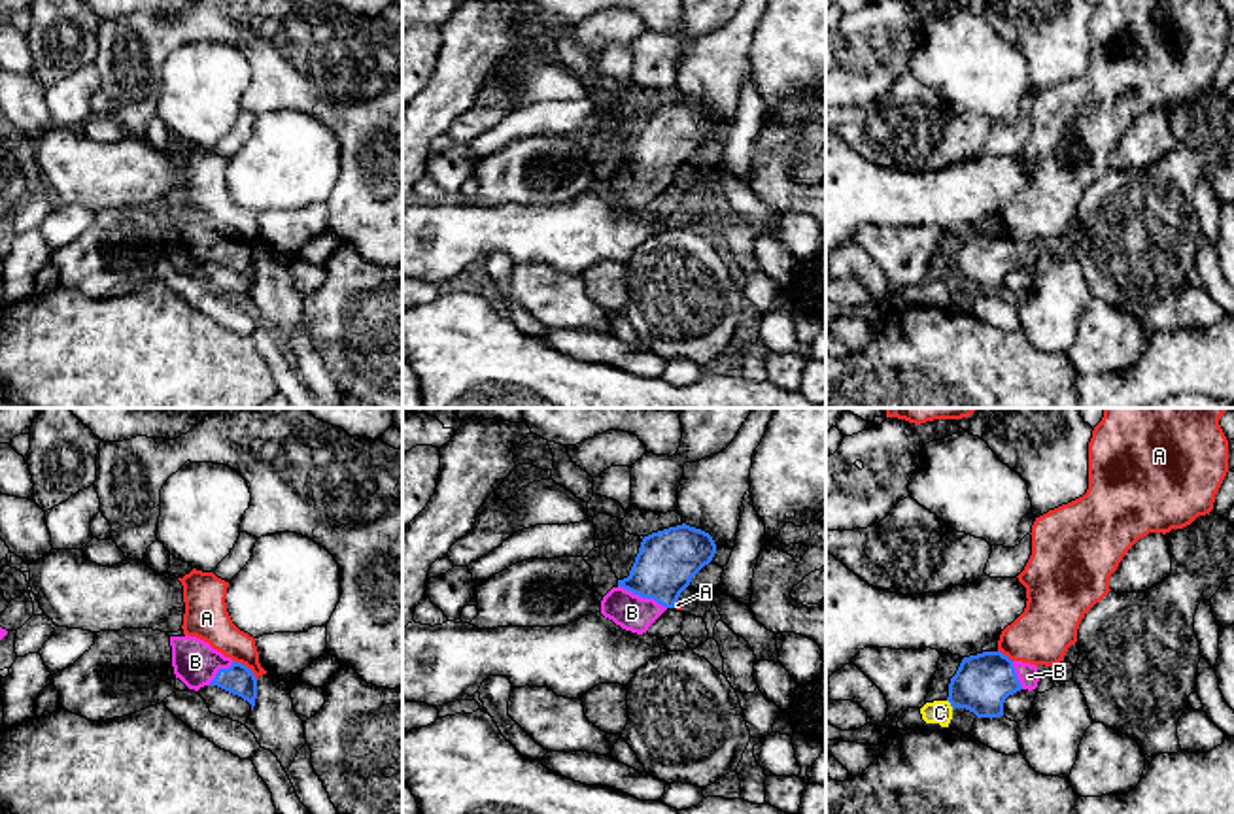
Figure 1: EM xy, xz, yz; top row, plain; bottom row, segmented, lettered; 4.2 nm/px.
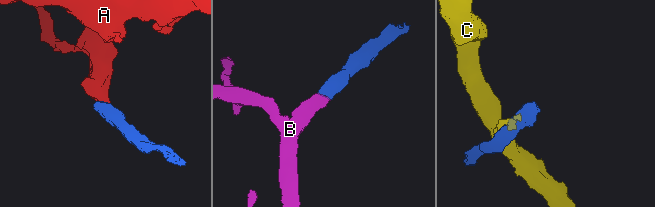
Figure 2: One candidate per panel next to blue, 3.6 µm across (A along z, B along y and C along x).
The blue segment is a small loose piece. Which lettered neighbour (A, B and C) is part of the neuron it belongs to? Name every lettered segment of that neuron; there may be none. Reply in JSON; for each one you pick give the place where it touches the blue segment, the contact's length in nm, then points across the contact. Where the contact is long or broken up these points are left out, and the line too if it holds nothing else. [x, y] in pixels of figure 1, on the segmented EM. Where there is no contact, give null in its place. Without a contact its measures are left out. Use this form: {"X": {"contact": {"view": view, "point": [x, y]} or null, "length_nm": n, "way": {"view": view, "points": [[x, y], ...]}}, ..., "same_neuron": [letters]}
{"B": {"contact": {"view": "xz", "point": [643, 597]}, "length_nm": 240, "way": {"view": "xz", "points": [[668, 559], [643, 597], [632, 612]]}}, "same_neuron": ["B"]}

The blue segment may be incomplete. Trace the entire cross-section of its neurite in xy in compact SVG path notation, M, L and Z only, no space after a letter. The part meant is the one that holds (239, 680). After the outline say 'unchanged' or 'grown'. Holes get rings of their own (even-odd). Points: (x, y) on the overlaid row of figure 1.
M170 636L170 646L174 674L189 689L198 691L204 686L217 686L248 701L253 710L257 678L251 669L225 657L197 636Z; grown

